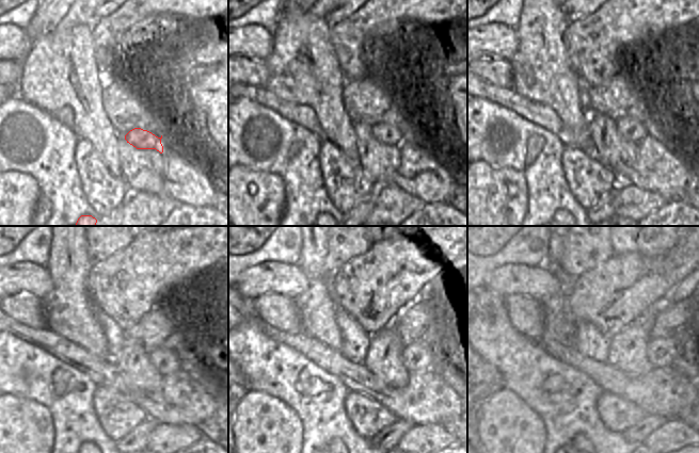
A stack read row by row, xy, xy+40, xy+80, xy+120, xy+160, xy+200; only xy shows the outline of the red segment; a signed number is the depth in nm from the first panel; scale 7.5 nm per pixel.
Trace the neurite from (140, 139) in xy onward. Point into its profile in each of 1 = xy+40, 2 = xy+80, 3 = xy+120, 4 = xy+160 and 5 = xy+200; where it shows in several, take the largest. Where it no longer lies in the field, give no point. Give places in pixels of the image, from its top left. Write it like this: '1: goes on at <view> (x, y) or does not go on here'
1: goes on at xy+40 (387, 134)
2: goes on at xy+80 (630, 129)
3: goes on at xy+120 (162, 359)
4: goes on at xy+160 (409, 351)
5: goes on at xy+200 (649, 351)

